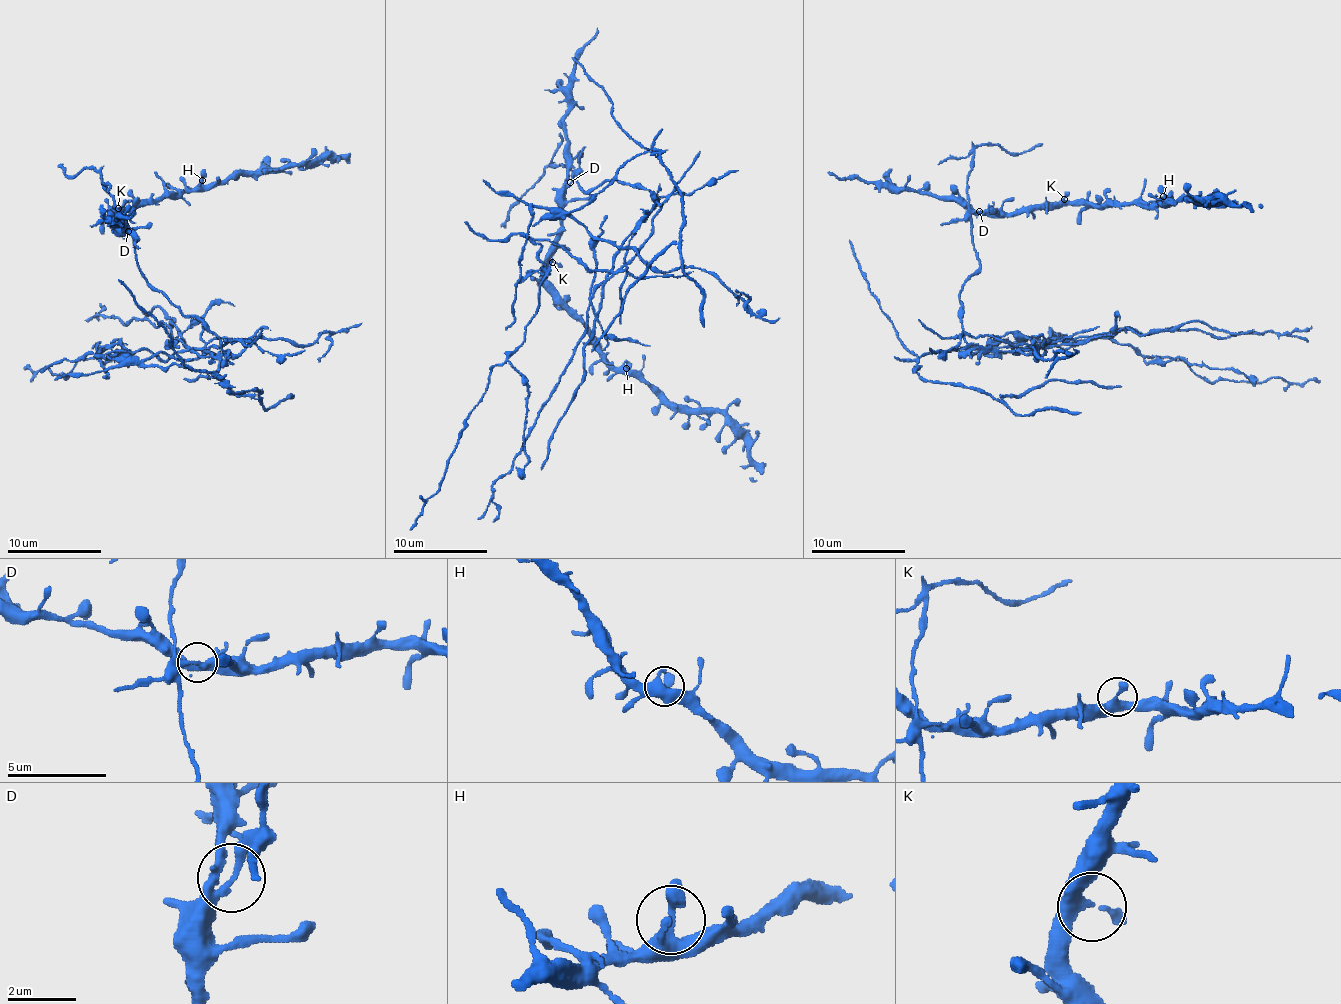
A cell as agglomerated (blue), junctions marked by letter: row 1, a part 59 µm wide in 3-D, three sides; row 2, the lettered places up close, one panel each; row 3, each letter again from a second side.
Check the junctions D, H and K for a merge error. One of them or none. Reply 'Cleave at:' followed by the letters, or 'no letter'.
Cleave at: D

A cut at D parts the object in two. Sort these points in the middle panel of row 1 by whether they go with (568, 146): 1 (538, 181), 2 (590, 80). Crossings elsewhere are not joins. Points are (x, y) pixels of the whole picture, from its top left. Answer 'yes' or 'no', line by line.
1: no
2: no

